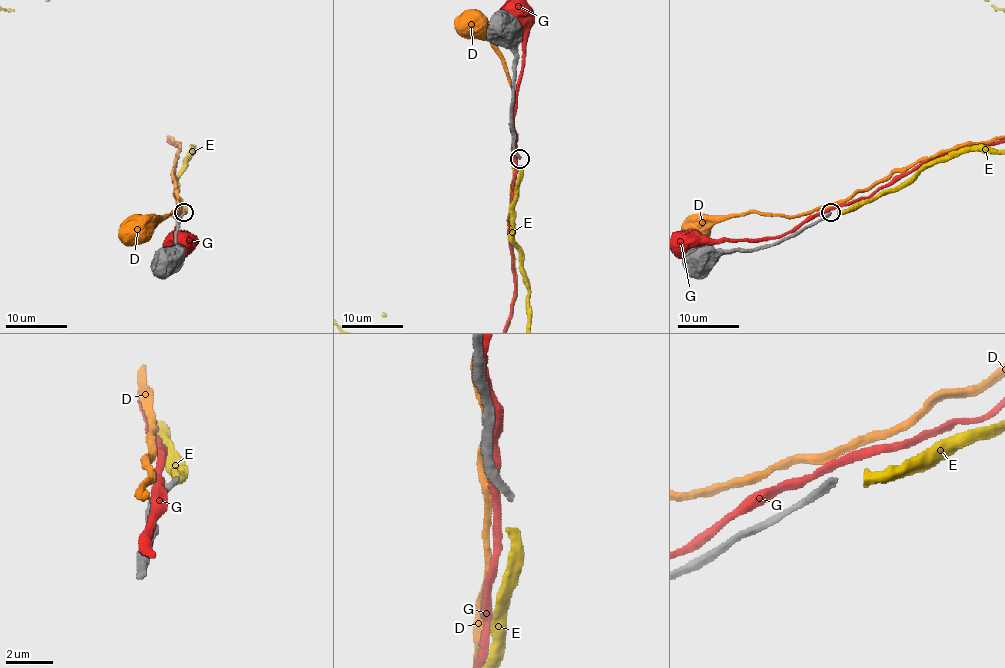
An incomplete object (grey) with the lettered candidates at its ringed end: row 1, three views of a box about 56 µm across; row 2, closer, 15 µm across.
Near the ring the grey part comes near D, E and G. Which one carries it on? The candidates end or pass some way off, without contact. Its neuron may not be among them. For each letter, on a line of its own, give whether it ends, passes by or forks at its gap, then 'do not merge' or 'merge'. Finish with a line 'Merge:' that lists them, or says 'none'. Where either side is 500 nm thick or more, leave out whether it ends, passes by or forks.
D: it passes by | do not merge
E: it ends | do not merge
G: it passes by | do not merge
Merge: none

